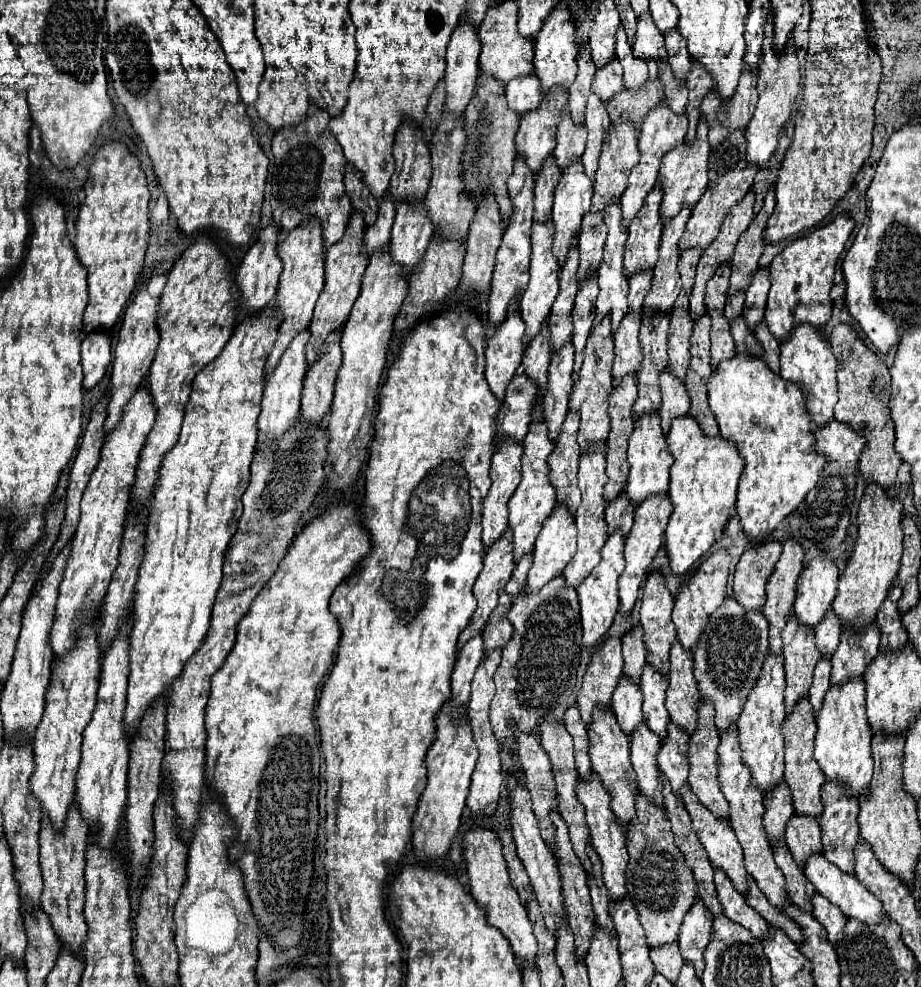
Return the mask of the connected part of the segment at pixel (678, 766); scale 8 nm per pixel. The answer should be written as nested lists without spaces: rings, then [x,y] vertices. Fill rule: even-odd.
[[[669,722],[667,736],[661,740],[661,750],[657,754],[657,766],[669,778],[675,796],[679,796],[679,788],[687,782],[687,748],[689,734],[681,726]]]

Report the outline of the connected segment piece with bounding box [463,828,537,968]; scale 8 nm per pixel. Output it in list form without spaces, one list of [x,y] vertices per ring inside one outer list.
[[[469,828],[463,836],[463,856],[467,862],[471,894],[485,908],[489,924],[499,928],[503,932],[503,936],[511,942],[519,968],[535,964],[537,940],[533,936],[533,926],[527,918],[527,910],[521,904],[517,890],[509,882],[509,874],[507,874],[507,866],[505,866],[503,854],[501,854],[499,838],[489,828]]]

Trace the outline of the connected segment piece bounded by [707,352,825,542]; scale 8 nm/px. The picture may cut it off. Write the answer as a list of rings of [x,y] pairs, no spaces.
[[[737,352],[737,356],[731,360],[721,360],[713,370],[707,382],[707,394],[721,434],[737,444],[737,450],[745,460],[745,468],[739,480],[737,514],[745,534],[759,542],[767,538],[777,528],[777,524],[805,500],[809,490],[815,488],[825,466],[825,456],[815,452],[815,436],[811,432],[813,424],[805,408],[803,392],[797,384],[787,382],[779,374],[771,372],[759,356]]]

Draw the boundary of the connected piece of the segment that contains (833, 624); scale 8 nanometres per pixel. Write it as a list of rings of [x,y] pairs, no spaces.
[[[829,608],[825,612],[825,618],[815,626],[815,640],[817,640],[817,648],[821,656],[831,656],[833,650],[837,650],[841,630],[843,630],[841,620],[833,612],[833,608]]]

